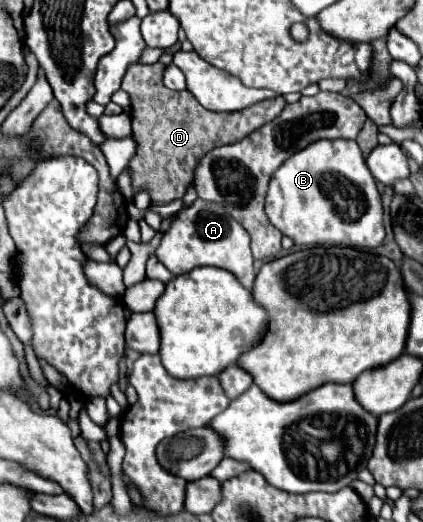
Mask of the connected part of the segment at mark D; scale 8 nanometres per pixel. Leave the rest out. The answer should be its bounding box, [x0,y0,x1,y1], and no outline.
[121,62,287,205]

